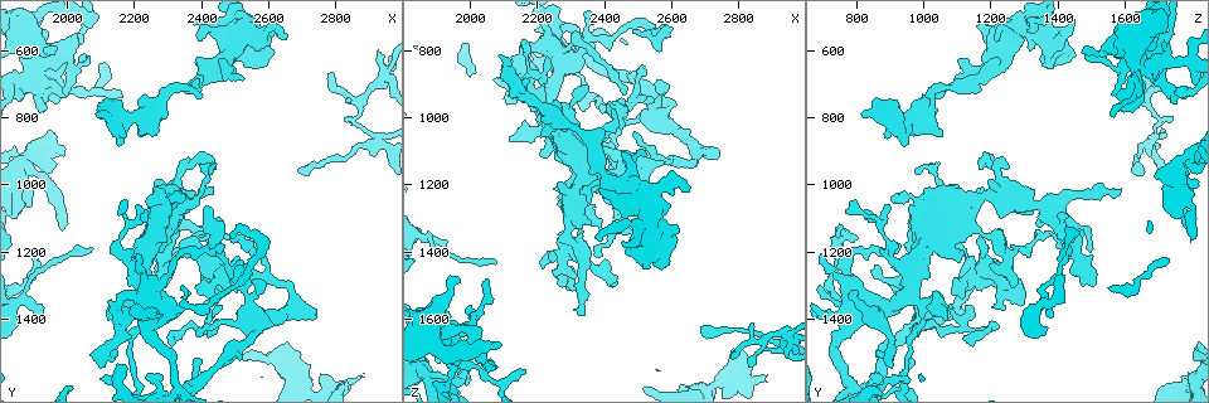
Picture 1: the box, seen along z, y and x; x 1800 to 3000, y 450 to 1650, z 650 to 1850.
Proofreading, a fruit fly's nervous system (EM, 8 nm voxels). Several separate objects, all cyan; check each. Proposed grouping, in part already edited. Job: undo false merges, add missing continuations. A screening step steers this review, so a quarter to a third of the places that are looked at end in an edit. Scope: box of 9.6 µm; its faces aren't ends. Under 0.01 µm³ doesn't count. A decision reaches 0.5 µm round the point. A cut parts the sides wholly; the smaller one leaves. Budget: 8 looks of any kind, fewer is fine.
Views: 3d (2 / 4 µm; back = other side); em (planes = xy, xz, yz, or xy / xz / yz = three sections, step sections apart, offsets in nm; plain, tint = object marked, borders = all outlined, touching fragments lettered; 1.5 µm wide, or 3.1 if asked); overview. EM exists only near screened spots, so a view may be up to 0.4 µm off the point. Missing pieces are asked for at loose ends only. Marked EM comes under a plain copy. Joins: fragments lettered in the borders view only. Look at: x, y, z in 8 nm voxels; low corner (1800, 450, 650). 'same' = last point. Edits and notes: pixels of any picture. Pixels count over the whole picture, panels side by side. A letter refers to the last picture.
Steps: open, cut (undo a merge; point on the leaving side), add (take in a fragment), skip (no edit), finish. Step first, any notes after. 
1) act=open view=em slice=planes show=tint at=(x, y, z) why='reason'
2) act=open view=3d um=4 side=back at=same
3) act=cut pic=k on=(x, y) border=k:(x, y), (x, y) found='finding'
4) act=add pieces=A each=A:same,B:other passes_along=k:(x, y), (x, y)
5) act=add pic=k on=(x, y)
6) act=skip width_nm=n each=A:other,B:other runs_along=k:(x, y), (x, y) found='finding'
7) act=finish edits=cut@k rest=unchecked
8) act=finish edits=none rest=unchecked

act=open view=3d um=4 at=(2740, 1400, 1110) why='branch stops here'

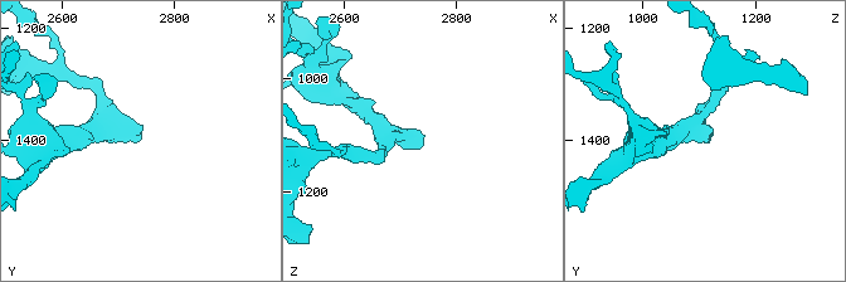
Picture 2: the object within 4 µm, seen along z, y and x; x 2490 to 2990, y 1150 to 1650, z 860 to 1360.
act=open view=em slice=xz step=4 show=borders at=(2740, 1400, 1115)

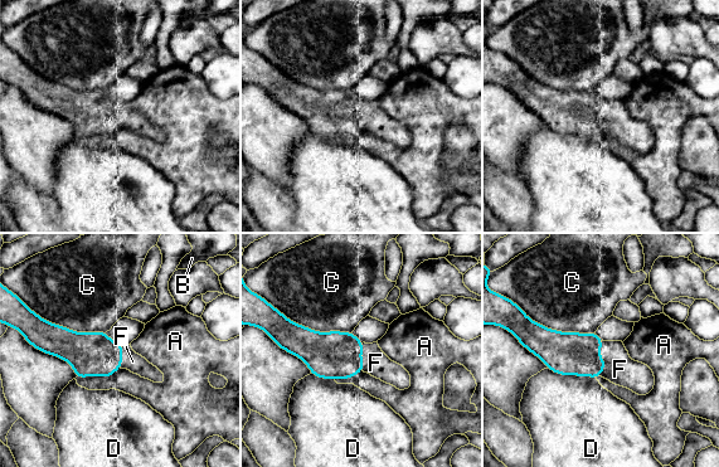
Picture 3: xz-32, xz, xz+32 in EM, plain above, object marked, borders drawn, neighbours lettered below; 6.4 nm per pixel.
act=open view=em slice=planes show=borders at=same

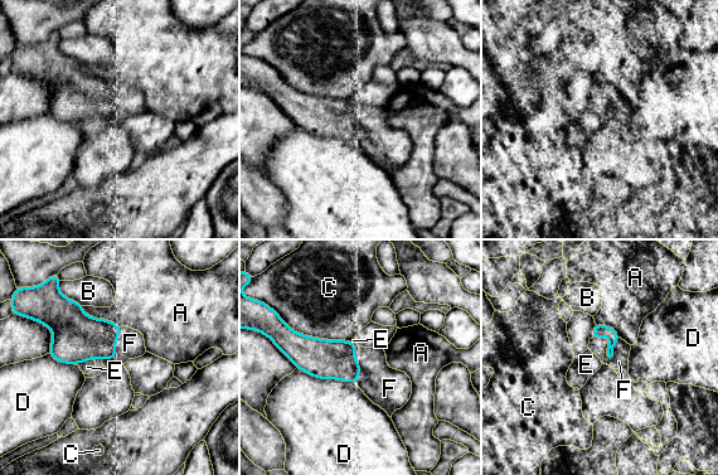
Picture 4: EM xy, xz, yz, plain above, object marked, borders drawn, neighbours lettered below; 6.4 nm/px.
act=add pieces=F each=A:other,B:other,C:other,D:other,E:other,F:same found='it goes on there'

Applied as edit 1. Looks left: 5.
act=open view=overview why='redraw'

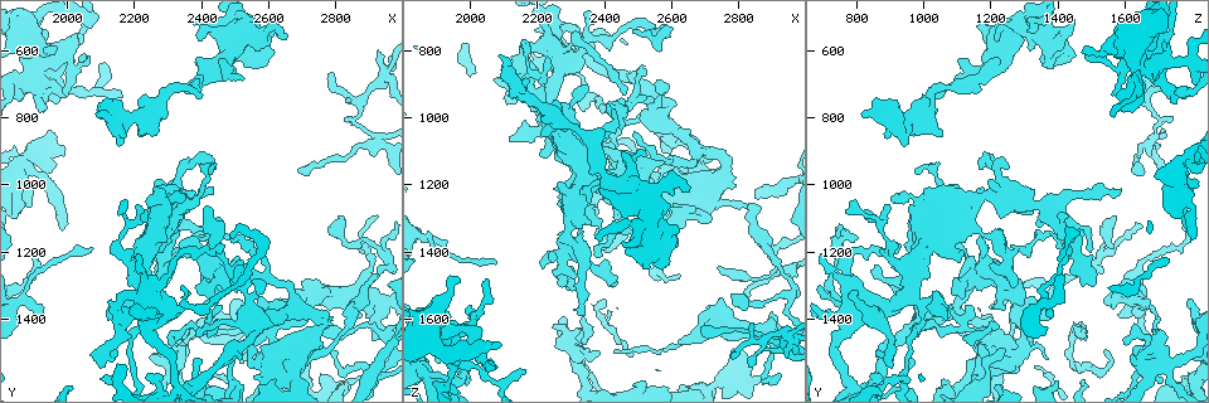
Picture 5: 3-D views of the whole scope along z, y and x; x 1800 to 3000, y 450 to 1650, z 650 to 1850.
act=open view=em slice=planes show=tint at=(1880, 920, 1800) why='thin arm on a thick one'

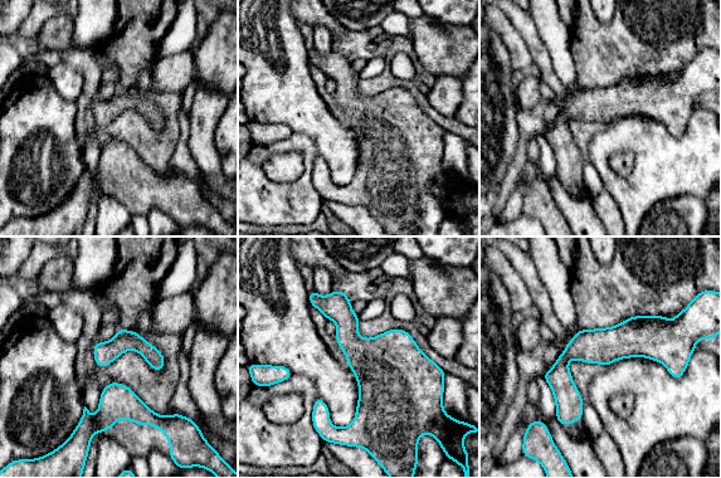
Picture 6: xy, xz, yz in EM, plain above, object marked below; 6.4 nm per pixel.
act=open view=em slice=planes show=borders at=same

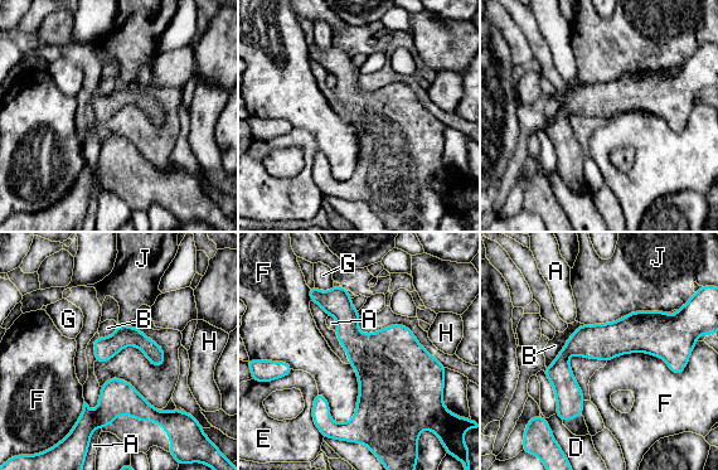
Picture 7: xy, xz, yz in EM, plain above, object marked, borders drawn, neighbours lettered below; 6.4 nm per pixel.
act=skip each=A:other,B:other,D:other,E:other,F:other,G:other,H:other,J:other border=7:(349, 363), (357, 408), (338, 424) found='one cell here'

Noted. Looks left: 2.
act=open view=em slice=planes show=borders at=(1920, 630, 1640) why='abrupt turn'

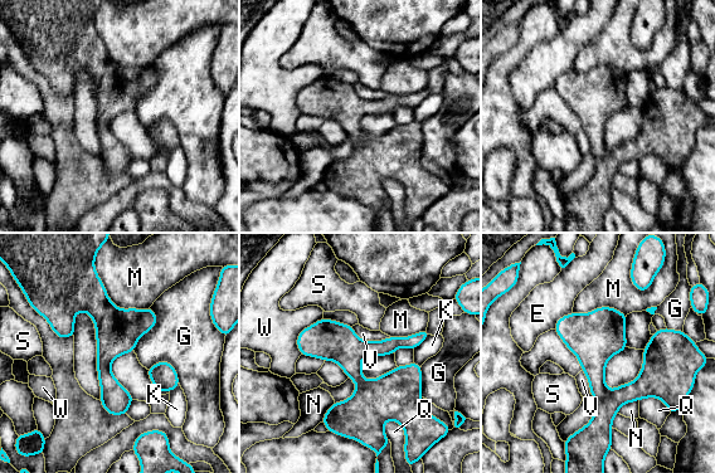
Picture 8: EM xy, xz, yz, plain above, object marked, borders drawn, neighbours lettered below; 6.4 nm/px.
act=skip longest_contact=M:420nm each=E:other,G:other,K:other,M:other,N:other,Q:other,S:other,V:other,W:other found='continuous, no second cell'

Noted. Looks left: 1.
act=finish edits=add@4 rest=unchecked

